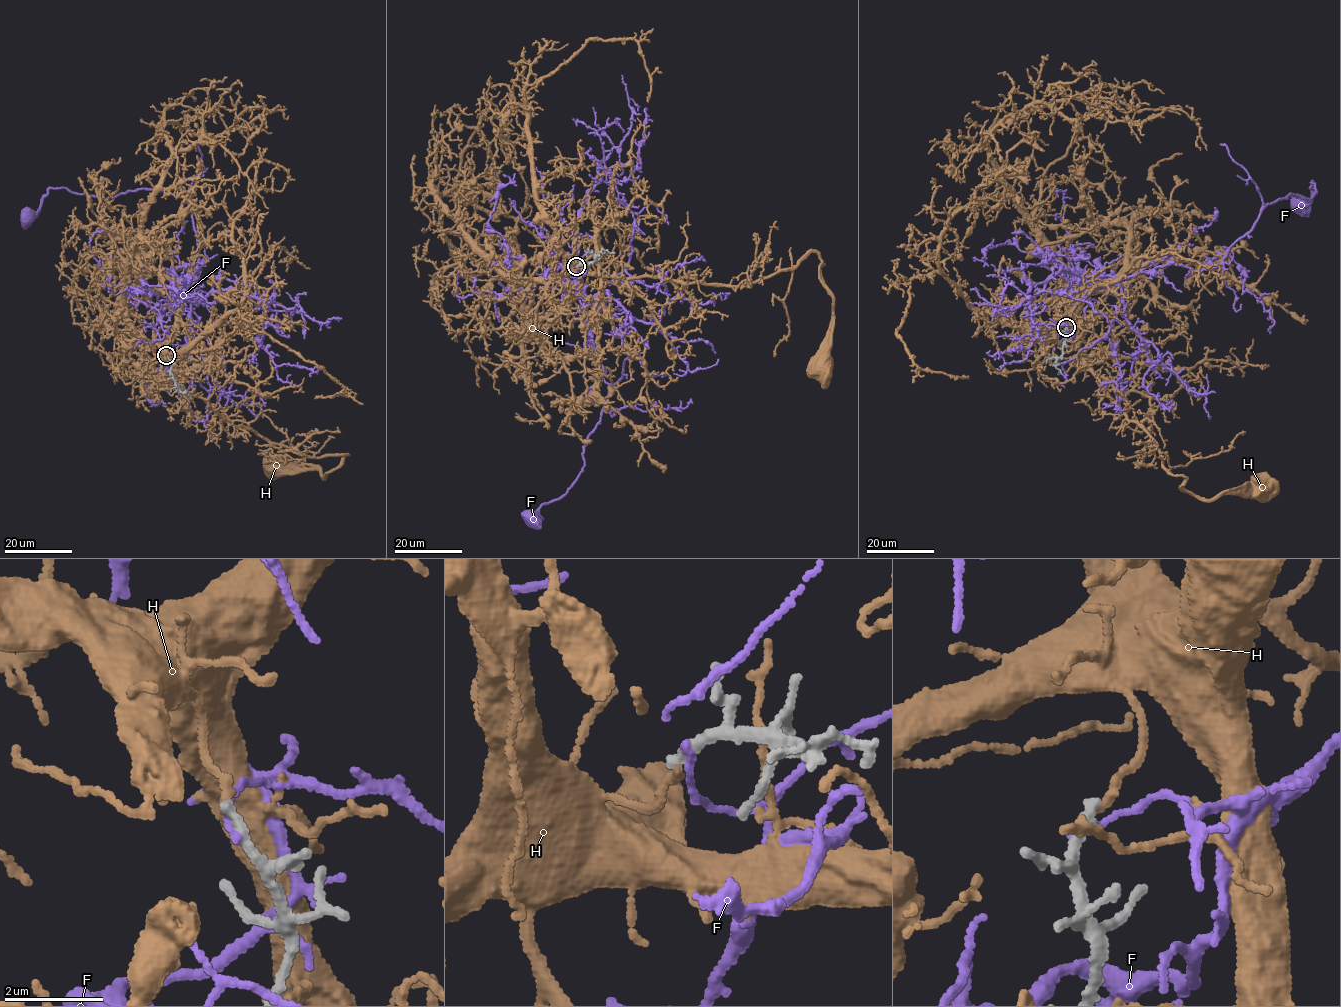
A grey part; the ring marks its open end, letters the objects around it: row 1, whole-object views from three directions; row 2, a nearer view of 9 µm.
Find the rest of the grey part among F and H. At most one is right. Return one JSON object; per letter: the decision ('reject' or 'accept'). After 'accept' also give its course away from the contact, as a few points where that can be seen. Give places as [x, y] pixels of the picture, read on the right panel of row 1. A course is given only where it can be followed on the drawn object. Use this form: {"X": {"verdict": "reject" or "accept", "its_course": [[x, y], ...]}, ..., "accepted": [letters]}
{"F": {"verdict": "reject"}, "H": {"verdict": "reject"}, "accepted": []}

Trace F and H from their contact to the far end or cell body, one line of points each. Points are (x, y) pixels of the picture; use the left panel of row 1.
F: (167, 358), (155, 325), (199, 268), (185, 198), (49, 189), (36, 213), (23, 216)
H: (167, 356), (186, 391), (235, 426), (307, 456), (347, 454), (323, 478), (319, 470), (275, 463)

